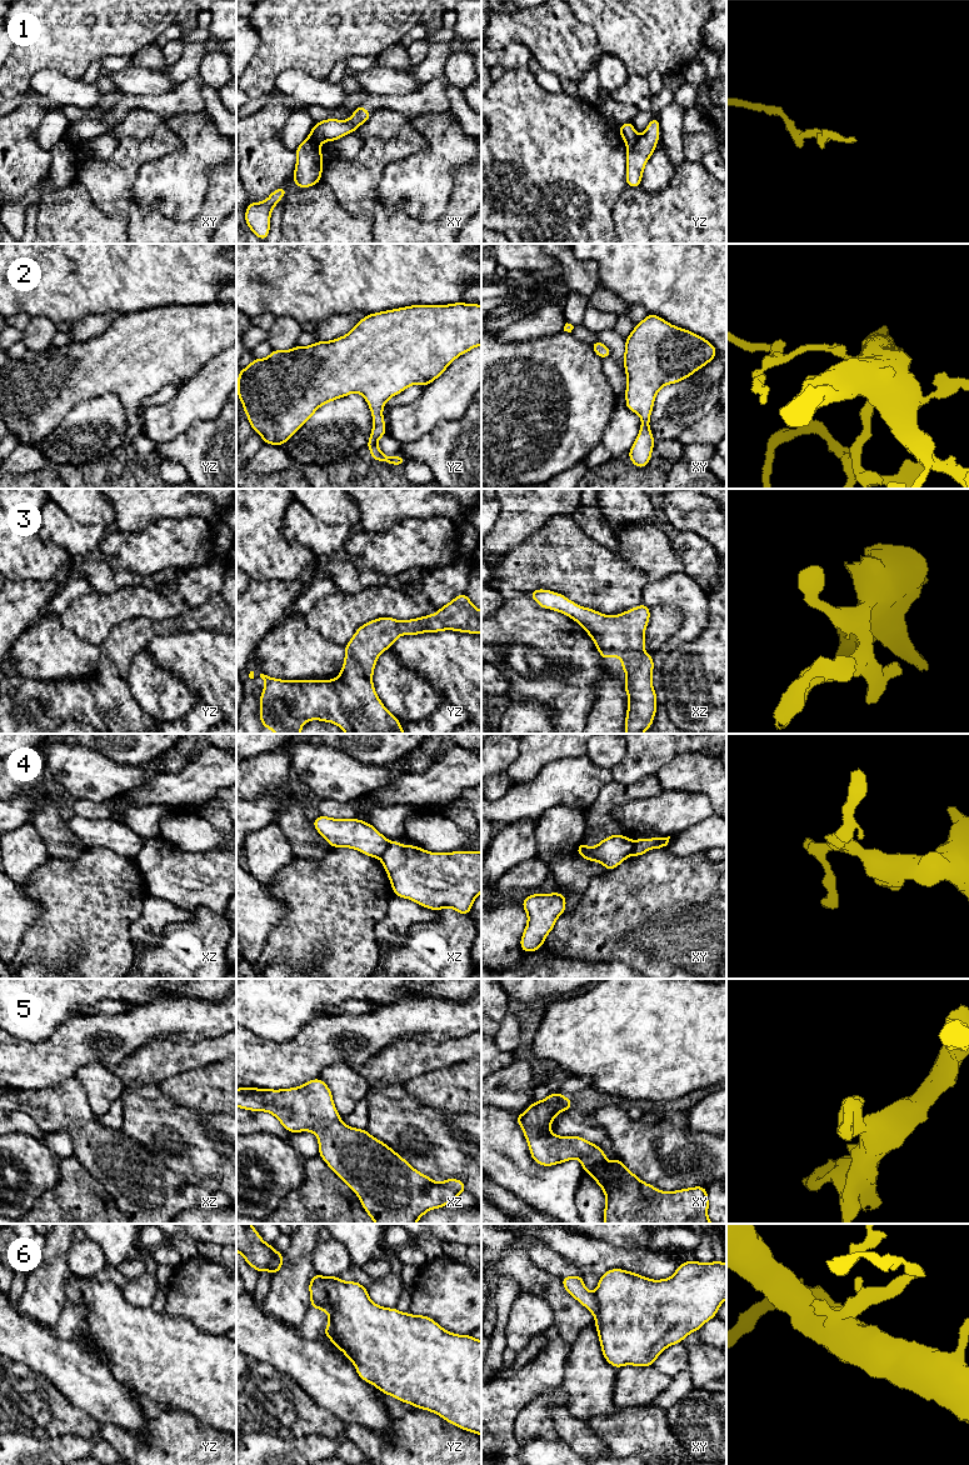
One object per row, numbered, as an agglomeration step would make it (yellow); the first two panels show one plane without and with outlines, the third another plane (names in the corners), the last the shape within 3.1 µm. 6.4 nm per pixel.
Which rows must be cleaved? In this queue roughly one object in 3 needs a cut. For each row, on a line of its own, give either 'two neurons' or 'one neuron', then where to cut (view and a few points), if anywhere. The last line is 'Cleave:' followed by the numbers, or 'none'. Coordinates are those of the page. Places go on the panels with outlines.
1: two neurons; cut yz (639, 136), (628, 148)
2: one neuron; cut none
3: one neuron; cut none
4: two neurons; cut xz (390, 843), (379, 858)
5: one neuron; cut none
6: two neurons; cut yz (311, 1299), (326, 1303), (330, 1313)
Cleave: 1, 4, 6

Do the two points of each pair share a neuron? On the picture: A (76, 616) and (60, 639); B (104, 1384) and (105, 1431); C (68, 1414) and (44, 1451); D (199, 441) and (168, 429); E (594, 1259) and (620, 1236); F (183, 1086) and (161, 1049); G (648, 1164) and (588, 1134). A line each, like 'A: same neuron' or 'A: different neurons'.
A: different neurons
B: different neurons
C: different neurons
D: different neurons
E: different neurons
F: different neurons
G: different neurons

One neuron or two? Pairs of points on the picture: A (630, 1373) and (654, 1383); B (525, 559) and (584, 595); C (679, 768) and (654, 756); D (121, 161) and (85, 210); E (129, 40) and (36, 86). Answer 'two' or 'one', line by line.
A: one
B: one
C: two
D: two
E: two

